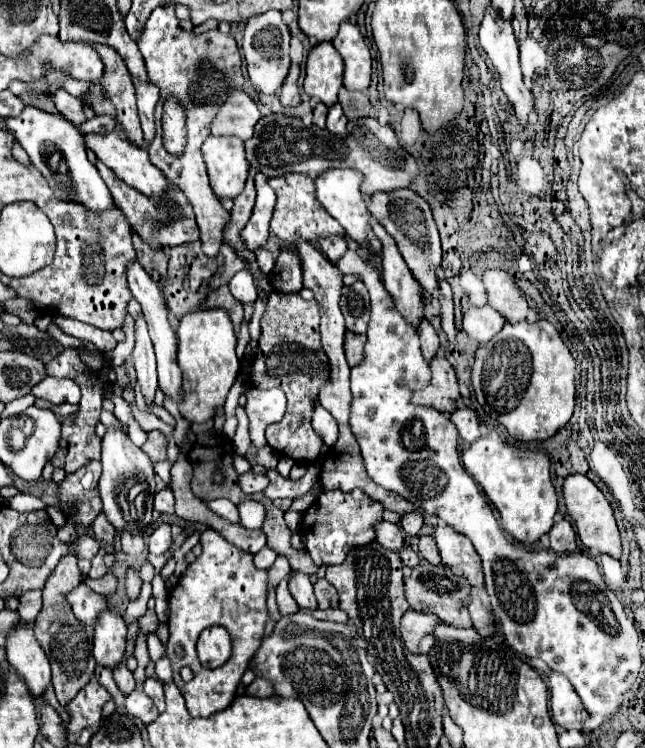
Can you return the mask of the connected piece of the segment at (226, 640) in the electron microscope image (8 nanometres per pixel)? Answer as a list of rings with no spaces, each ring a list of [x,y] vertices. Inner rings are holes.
[[[211,626],[201,632],[197,642],[197,654],[203,666],[219,668],[231,656],[231,638],[223,626]]]

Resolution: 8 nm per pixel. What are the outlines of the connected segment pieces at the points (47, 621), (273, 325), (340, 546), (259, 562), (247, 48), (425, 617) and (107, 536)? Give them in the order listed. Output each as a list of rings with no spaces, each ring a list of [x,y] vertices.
[[[65,556],[57,568],[51,572],[51,576],[45,582],[43,588],[43,608],[35,620],[35,638],[39,640],[41,648],[49,652],[51,672],[53,672],[53,688],[57,694],[59,704],[65,708],[77,692],[91,680],[91,674],[95,672],[95,658],[93,658],[93,628],[79,622],[75,614],[71,612],[71,606],[67,602],[67,594],[75,590],[81,584],[81,570],[77,566],[77,558]]]
[[[269,294],[267,312],[261,318],[259,350],[251,362],[251,388],[271,390],[281,388],[287,396],[287,412],[281,422],[269,424],[265,430],[267,444],[279,454],[299,464],[311,464],[319,458],[323,440],[311,428],[311,416],[317,404],[321,386],[329,382],[331,366],[321,346],[319,336],[319,306],[315,300],[303,300],[299,294],[279,296]]]
[[[325,490],[319,500],[305,512],[301,534],[307,540],[307,552],[311,554],[317,566],[321,564],[341,564],[345,560],[345,550],[353,544],[367,544],[375,538],[371,532],[371,524],[381,520],[383,506],[363,492],[341,492],[341,490]]]
[[[265,546],[261,552],[257,552],[255,554],[255,558],[253,558],[253,564],[257,566],[257,568],[271,568],[273,566],[273,562],[275,562],[275,558],[277,558],[277,554],[269,548],[269,546]]]
[[[269,10],[265,14],[255,14],[245,22],[243,46],[241,48],[243,48],[245,62],[247,62],[249,78],[259,92],[275,94],[281,88],[281,84],[287,76],[287,70],[289,70],[289,64],[291,64],[291,60],[289,60],[289,40],[291,40],[289,28],[283,22],[279,10]]]
[[[407,610],[401,620],[401,636],[411,654],[419,654],[419,642],[423,636],[431,634],[439,618],[415,610]]]
[[[99,514],[99,516],[95,518],[95,522],[93,522],[93,532],[95,532],[95,538],[97,538],[103,546],[107,546],[107,548],[113,546],[115,530],[111,528],[111,524],[107,522],[107,518],[105,518],[103,514]]]

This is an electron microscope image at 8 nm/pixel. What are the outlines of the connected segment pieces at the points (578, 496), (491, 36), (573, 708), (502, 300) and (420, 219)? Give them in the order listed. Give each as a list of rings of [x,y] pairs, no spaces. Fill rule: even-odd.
[[[573,474],[573,476],[567,476],[563,482],[563,496],[565,496],[567,514],[573,518],[583,546],[589,552],[609,554],[619,560],[621,558],[621,538],[619,538],[619,530],[617,530],[617,524],[613,518],[613,508],[609,506],[603,492],[589,478],[585,478],[581,474]]]
[[[487,8],[485,18],[483,18],[483,22],[481,22],[481,28],[479,28],[479,42],[481,42],[487,58],[489,58],[491,64],[495,66],[497,74],[499,74],[501,90],[505,92],[509,104],[513,106],[519,124],[521,124],[523,128],[527,128],[527,126],[531,124],[531,120],[533,120],[535,98],[533,98],[531,90],[523,84],[523,74],[521,74],[521,64],[519,64],[519,48],[517,48],[517,42],[515,42],[515,36],[513,36],[511,22],[503,20],[501,16],[497,16],[497,12],[495,12],[493,8]]]
[[[551,670],[547,676],[547,686],[551,692],[551,718],[553,722],[557,722],[559,726],[567,728],[567,730],[583,730],[583,722],[587,720],[587,710],[581,704],[581,698],[577,696],[577,692],[573,690],[571,682],[557,670]]]
[[[491,268],[483,274],[483,284],[489,294],[489,306],[501,312],[507,322],[521,322],[527,314],[525,294],[519,290],[515,280],[499,268]]]
[[[403,188],[403,190],[395,190],[395,192],[379,192],[371,198],[369,210],[371,210],[373,218],[377,218],[377,222],[393,236],[409,270],[413,270],[413,268],[417,270],[417,266],[439,264],[441,242],[439,242],[437,224],[433,220],[429,204],[421,196],[417,196],[415,190]]]

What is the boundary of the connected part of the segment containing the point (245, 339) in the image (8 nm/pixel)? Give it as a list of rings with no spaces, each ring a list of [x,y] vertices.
[[[243,320],[241,328],[237,332],[237,357],[240,361],[244,358],[247,344],[249,344],[249,332],[247,332],[247,320]]]

